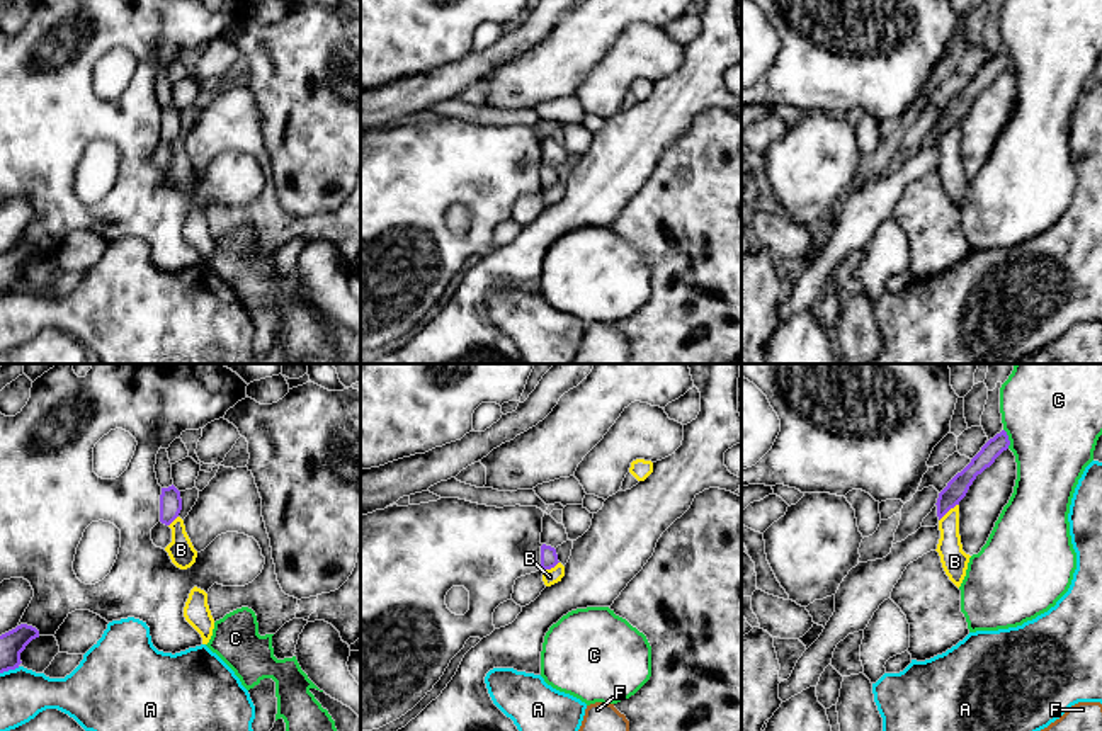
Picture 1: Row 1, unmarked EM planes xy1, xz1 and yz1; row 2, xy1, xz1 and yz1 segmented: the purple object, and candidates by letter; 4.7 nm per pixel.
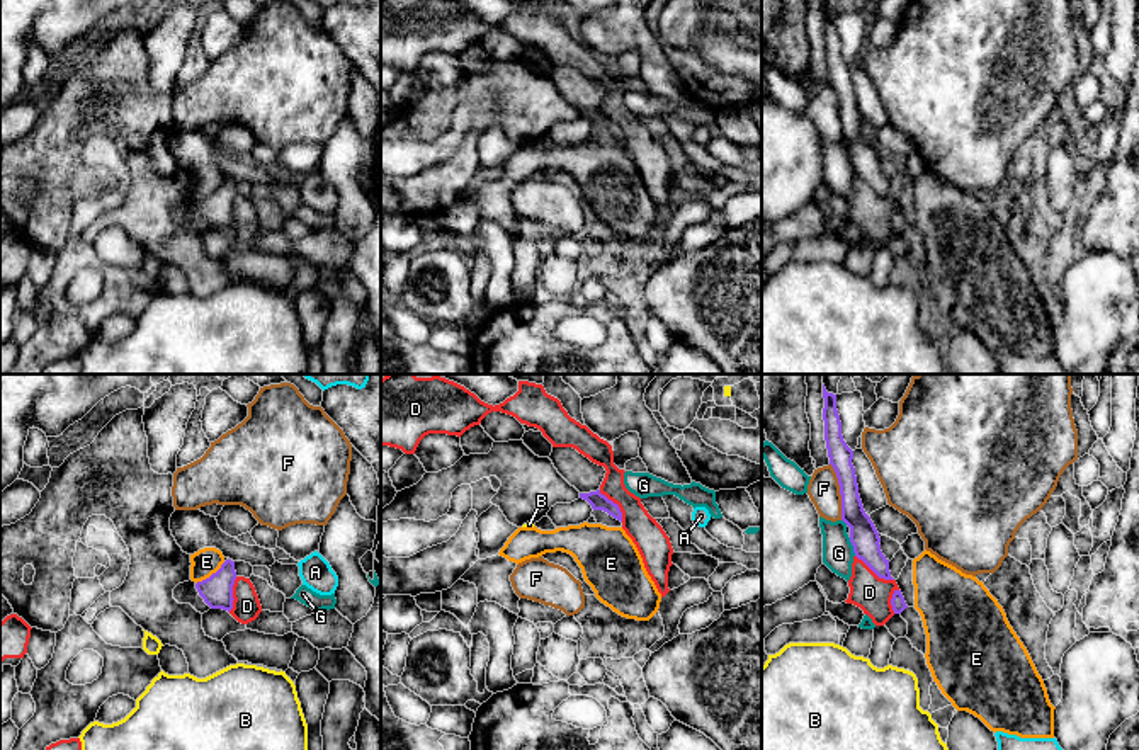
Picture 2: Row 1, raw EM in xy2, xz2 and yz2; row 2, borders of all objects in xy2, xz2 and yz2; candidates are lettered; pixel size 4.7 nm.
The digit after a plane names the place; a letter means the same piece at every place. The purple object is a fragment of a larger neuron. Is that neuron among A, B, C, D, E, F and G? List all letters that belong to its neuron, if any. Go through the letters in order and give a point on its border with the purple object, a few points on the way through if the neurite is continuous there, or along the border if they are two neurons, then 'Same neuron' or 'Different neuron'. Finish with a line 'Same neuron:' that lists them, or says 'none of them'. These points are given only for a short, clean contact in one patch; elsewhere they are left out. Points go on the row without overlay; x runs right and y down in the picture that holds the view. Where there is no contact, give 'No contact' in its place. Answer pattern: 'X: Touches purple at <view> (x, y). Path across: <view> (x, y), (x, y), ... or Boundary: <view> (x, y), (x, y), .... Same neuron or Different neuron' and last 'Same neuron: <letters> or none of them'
A: Touches purple at xy1 (9, 288). Different neuron
B: Touches purple at yz1 (948, 130). Boundary: yz1 (958, 123), (939, 140). Different neuron
C: Touches purple at yz1 (1007, 58). Different neuron
D: Touches purple at yz2 (874, 191). Boundary: yz2 (855, 174), (879, 196), (893, 199). Different neuron
E: Touches purple at xy2 (211, 194). Boundary: xy2 (225, 181), (196, 203). Different neuron
F: Touches purple at yz2 (840, 111). Different neuron
G: Touches purple at yz2 (852, 164). Boundary: yz2 (849, 157), (855, 174). Different neuron
Same neuron: none of them

